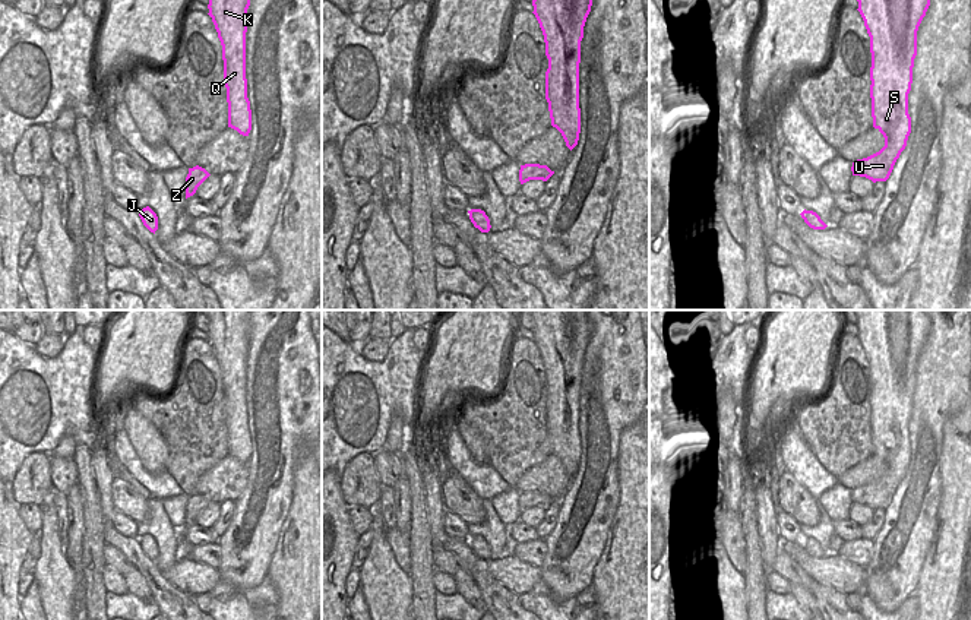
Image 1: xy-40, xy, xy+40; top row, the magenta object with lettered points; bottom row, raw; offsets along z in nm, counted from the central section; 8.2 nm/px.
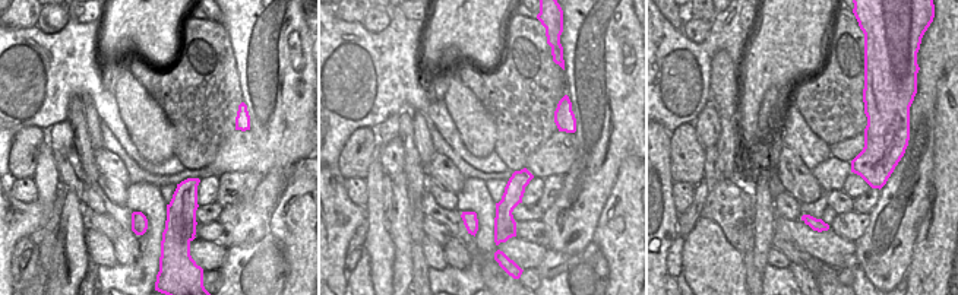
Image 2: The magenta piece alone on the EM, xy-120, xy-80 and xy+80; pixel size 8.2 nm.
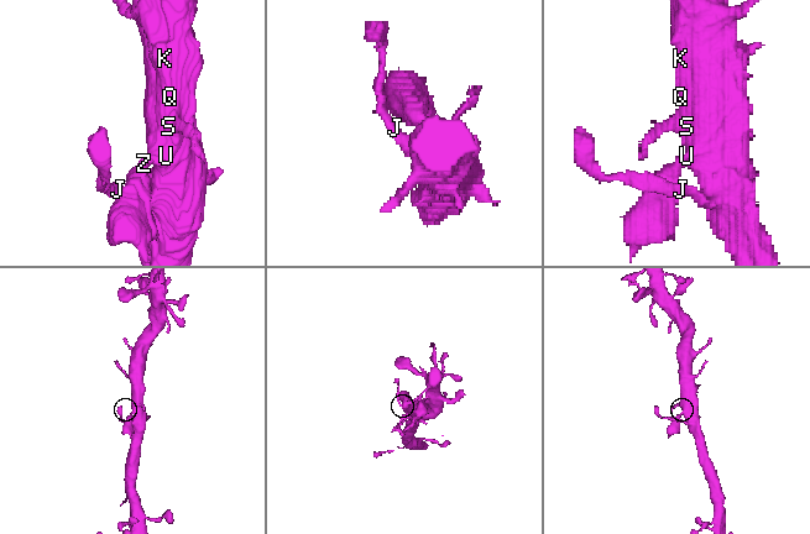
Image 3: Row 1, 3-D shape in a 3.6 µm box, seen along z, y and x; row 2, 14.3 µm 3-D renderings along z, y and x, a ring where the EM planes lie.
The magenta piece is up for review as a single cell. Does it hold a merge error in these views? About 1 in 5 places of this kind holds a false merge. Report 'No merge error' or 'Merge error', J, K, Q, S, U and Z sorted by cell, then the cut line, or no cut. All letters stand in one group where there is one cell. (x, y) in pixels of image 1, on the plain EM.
No merge error. Groups: J K Q S U Z. No split

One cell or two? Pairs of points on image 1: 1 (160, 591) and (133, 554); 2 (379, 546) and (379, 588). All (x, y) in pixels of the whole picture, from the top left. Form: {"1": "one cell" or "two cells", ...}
{"1": "one cell", "2": "one cell"}

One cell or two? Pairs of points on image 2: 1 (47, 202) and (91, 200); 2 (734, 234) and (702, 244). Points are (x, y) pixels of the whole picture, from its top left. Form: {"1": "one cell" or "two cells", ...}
{"1": "two cells", "2": "two cells"}

